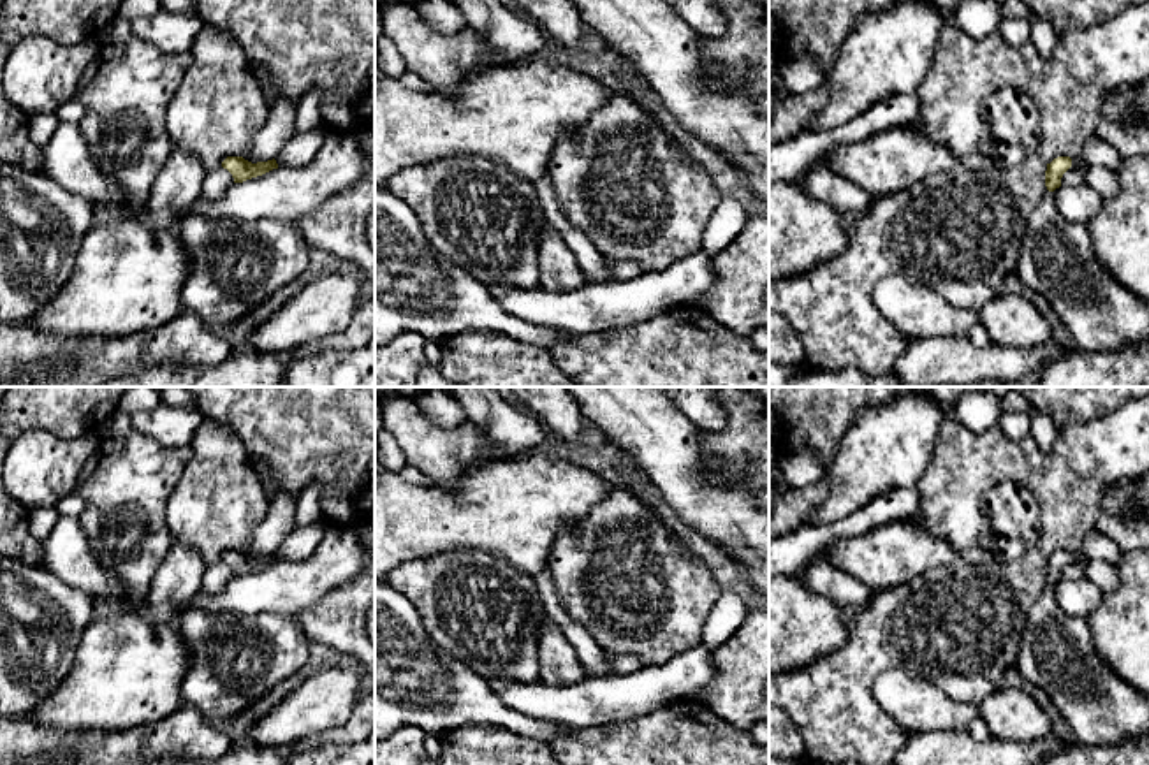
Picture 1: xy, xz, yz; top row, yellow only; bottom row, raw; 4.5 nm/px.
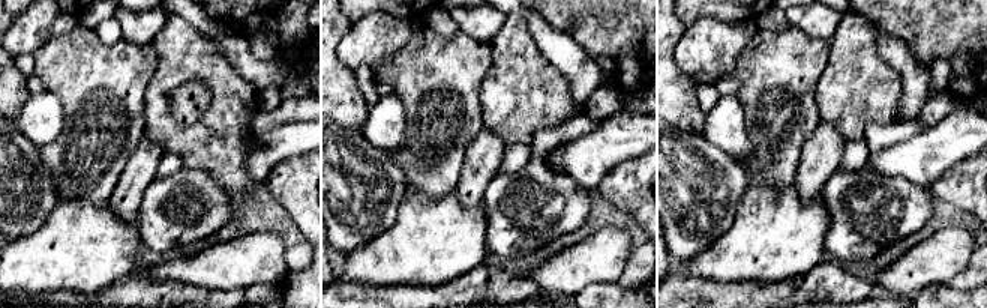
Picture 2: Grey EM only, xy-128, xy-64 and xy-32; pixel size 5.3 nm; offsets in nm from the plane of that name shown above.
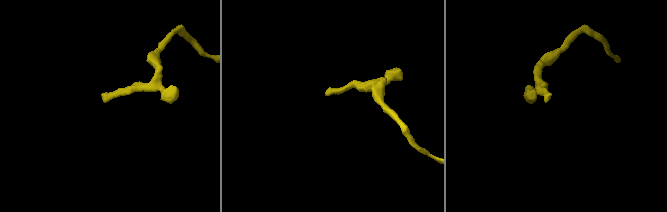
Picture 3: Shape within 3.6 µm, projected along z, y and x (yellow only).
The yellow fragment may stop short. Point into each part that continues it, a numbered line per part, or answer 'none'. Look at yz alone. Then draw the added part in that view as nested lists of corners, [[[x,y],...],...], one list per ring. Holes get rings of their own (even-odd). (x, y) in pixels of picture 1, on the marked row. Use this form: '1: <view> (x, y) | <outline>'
1: yz (1056, 259) | [[[1049,190],[1029,216],[1014,274],[1050,302],[1077,348],[1116,353],[1149,343],[1149,301],[1137,297],[1100,264],[1089,229],[1063,220]]]

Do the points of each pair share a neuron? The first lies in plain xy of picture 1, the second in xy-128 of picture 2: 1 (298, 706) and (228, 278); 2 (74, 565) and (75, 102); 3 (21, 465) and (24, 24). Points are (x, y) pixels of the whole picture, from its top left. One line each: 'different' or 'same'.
1: same
2: different
3: same

